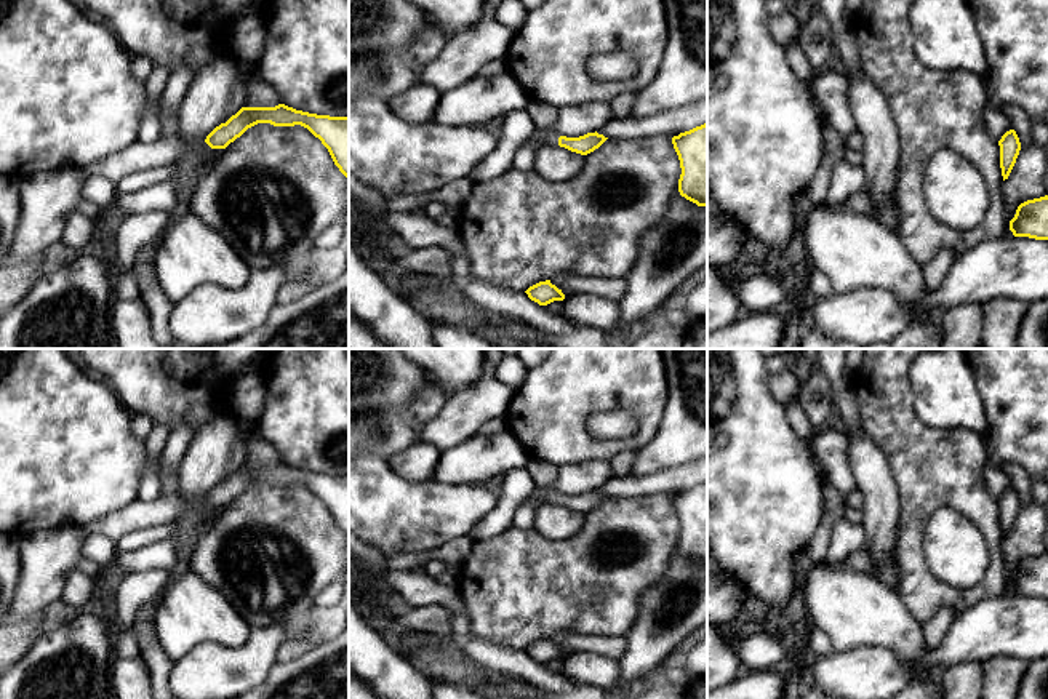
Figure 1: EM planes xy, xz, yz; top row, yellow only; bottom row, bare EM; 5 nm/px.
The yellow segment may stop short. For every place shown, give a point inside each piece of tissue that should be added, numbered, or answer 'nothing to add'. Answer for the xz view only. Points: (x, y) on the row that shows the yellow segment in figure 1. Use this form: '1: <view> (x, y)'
1: xz (540, 138)

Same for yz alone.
nothing to add

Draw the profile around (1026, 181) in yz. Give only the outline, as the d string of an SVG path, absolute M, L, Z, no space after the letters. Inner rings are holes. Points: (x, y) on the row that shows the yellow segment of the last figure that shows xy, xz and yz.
M1034 142L1021 146L1010 176L1002 182L1005 200L1005 235L1014 237L1010 230L1010 221L1014 218L1021 203L1046 195L1045 171L1045 147Z

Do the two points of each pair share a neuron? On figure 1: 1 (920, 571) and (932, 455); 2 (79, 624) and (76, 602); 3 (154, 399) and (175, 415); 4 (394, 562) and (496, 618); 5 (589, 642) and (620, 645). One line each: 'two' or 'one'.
1: one
2: two
3: one
4: two
5: one

